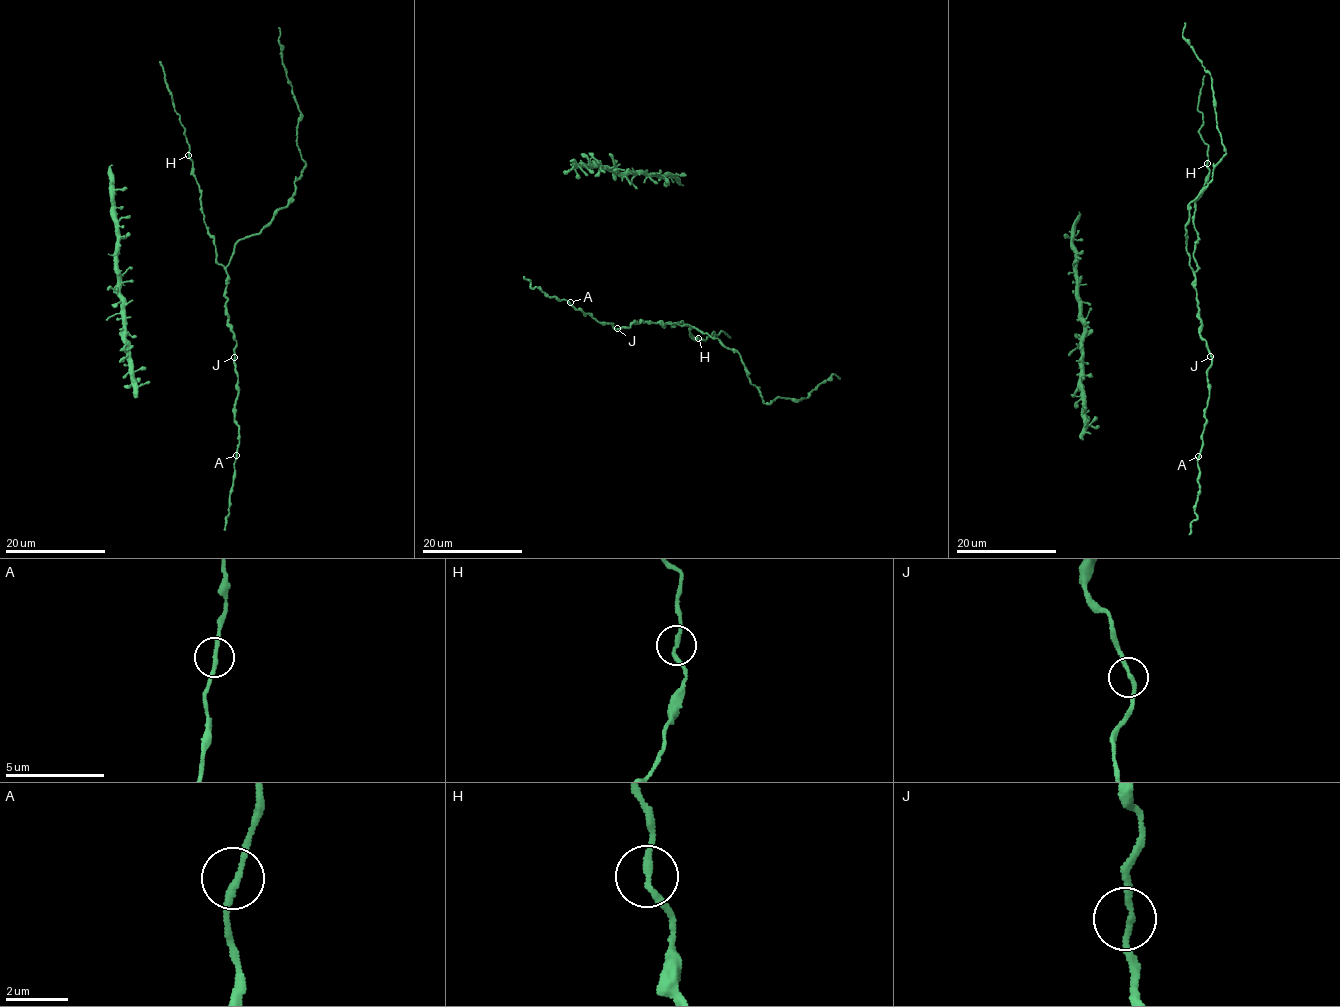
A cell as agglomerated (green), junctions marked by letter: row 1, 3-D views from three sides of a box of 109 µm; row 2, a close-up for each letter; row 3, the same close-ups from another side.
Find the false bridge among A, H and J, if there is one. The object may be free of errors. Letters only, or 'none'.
none

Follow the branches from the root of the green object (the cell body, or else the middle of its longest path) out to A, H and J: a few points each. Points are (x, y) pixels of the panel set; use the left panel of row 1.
A: (207, 232), (213, 239), (216, 260), (227, 273), (227, 326), (236, 342), (236, 455)
H: (207, 232), (199, 186), (188, 155)
J: (207, 232), (213, 239), (216, 260), (227, 273), (227, 326), (236, 342), (234, 357)

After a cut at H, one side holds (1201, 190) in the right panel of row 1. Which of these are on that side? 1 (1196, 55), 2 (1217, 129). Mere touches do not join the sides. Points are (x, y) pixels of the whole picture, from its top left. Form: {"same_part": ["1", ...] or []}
{"same_part": ["1", "2"]}

